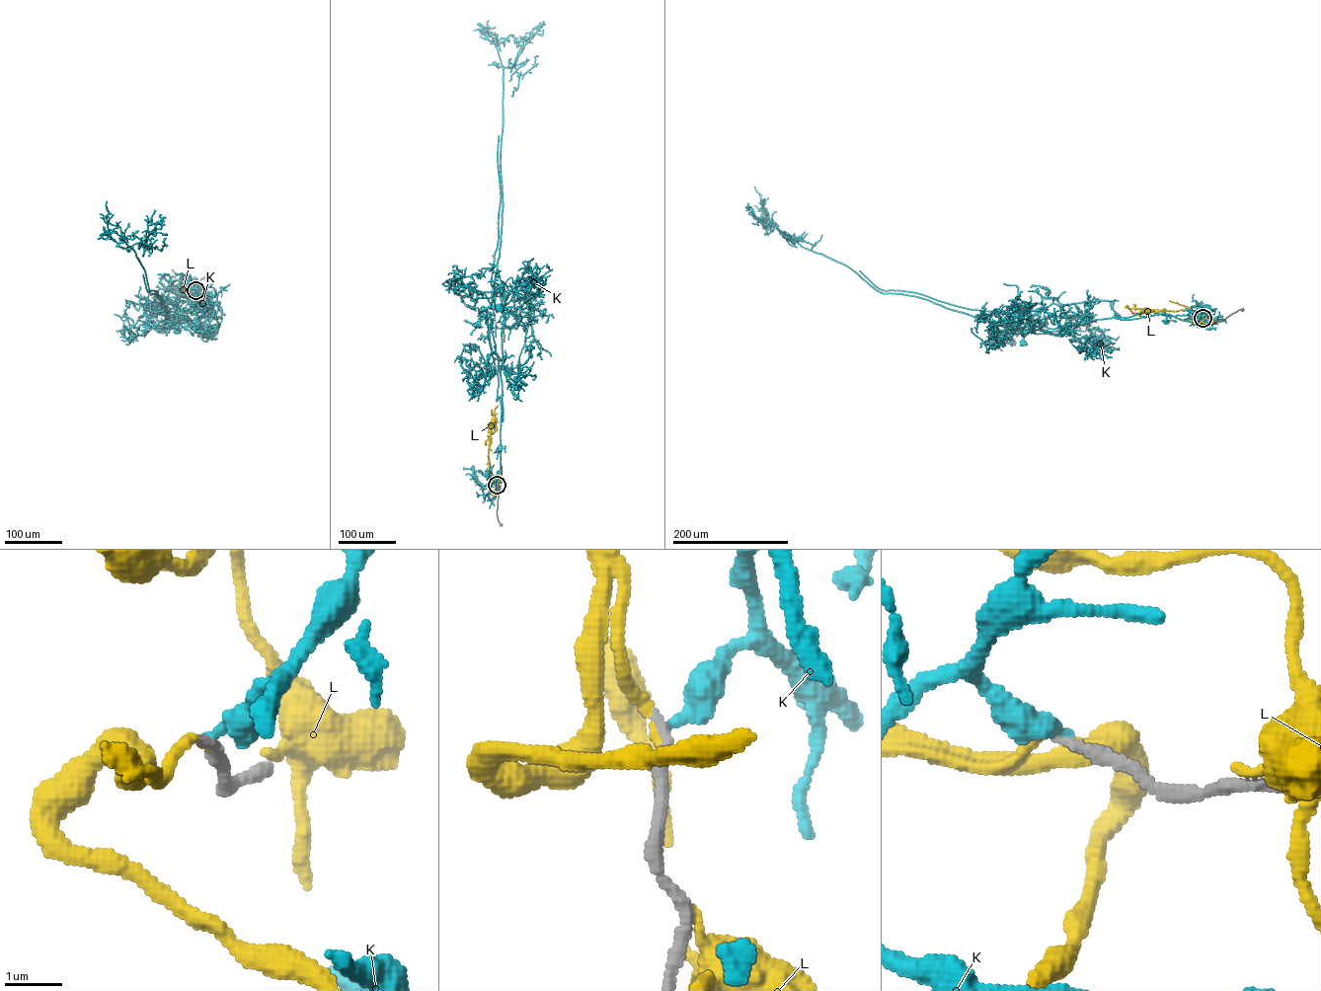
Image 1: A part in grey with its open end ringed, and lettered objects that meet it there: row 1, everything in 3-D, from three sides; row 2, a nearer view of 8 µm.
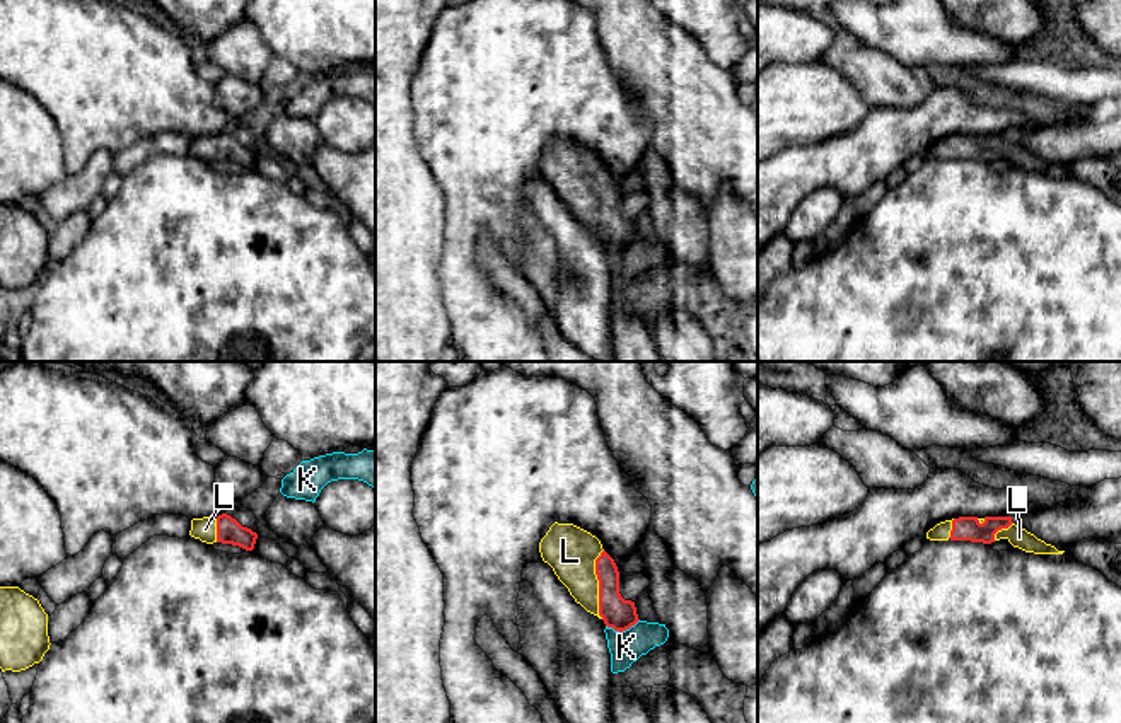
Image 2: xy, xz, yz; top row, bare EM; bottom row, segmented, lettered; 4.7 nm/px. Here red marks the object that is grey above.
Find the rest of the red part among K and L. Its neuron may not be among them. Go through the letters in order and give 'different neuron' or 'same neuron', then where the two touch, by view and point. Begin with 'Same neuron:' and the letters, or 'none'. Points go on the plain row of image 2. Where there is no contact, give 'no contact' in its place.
Same neuron: L
K: different neuron; contact xz (621, 249)
L: same neuron; contact xz (599, 202)

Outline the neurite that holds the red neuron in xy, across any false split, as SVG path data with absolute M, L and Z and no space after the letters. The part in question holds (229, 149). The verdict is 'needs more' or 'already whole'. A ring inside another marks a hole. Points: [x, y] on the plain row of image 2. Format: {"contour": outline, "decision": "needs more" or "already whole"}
{"contour": "M222 131L217 136L193 136L189 153L206 162L232 162L246 169L253 169L258 157L256 150L242 145L235 136L227 131Z", "decision": "needs more"}

